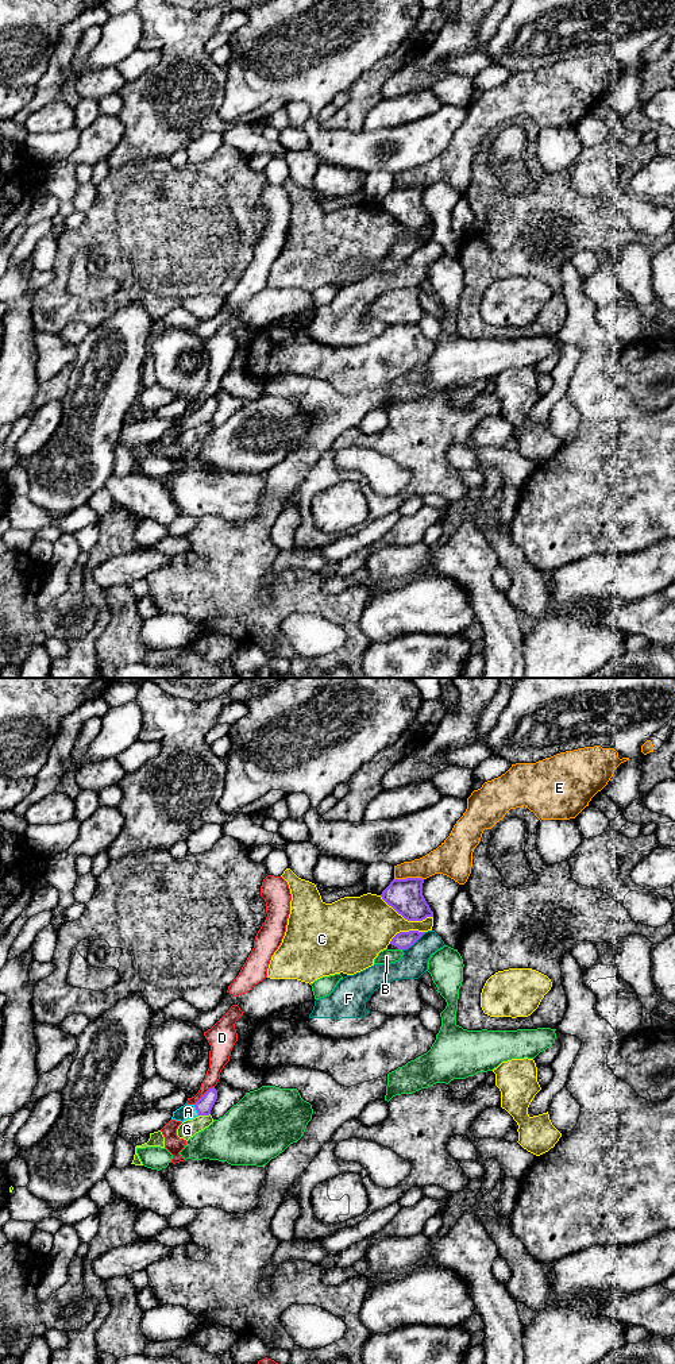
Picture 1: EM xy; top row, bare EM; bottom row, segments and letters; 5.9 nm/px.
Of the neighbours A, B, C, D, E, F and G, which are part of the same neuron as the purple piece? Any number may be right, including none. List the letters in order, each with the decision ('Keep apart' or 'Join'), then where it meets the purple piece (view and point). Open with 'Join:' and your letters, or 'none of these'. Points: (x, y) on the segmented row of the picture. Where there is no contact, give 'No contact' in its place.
Join: A
A: Join. Touches purple at xy (196, 1109)
B: Keep apart. Touches purple at xy (401, 948)
C: Keep apart. Touches purple at xy (407, 919)
D: Keep apart. Touches purple at xy (204, 1094)
E: Keep apart. Touches purple at xy (408, 878)
F: Keep apart. Touches purple at xy (413, 943)
G: Keep apart. Touches purple at xy (204, 1114)

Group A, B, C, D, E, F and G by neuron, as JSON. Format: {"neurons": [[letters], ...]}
{"neurons": [["A"], ["B"], ["C"], ["D"], ["E"], ["F"], ["G"]]}

